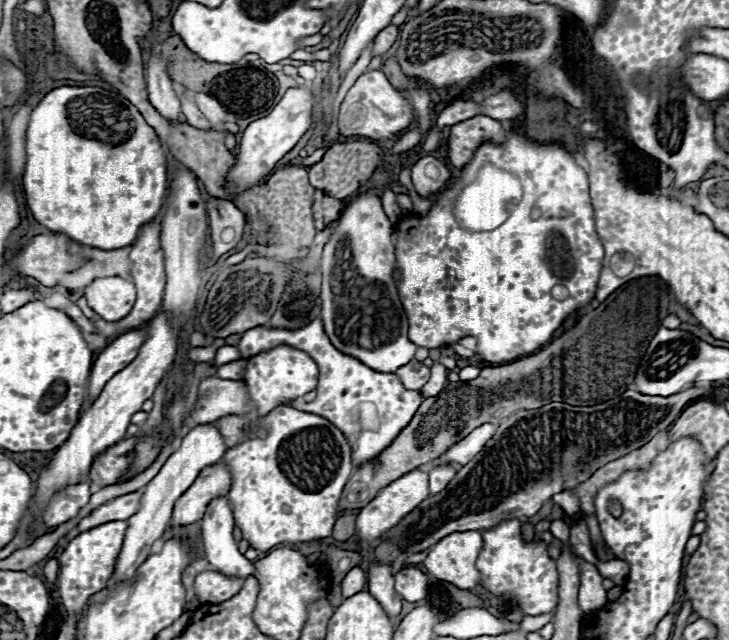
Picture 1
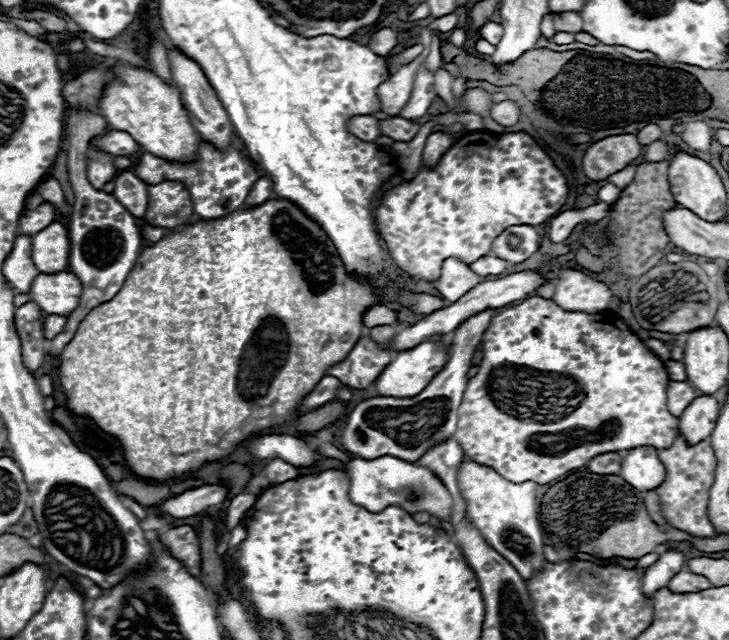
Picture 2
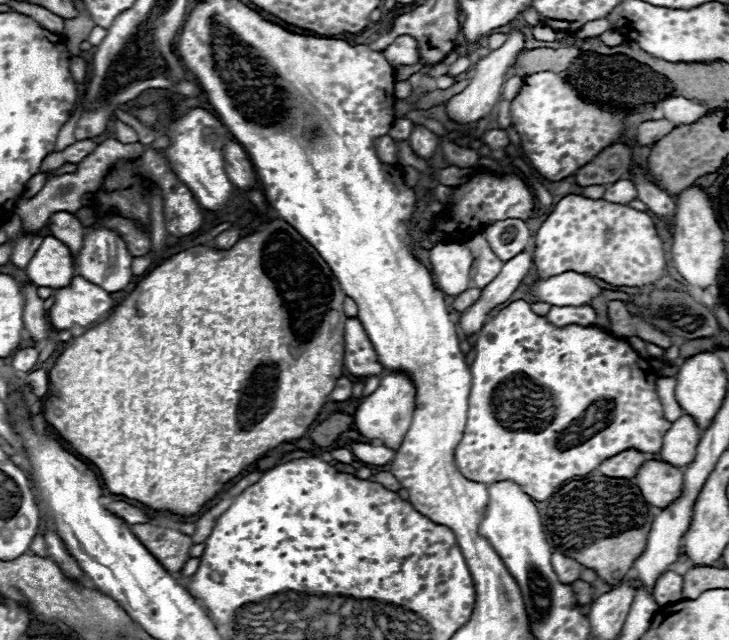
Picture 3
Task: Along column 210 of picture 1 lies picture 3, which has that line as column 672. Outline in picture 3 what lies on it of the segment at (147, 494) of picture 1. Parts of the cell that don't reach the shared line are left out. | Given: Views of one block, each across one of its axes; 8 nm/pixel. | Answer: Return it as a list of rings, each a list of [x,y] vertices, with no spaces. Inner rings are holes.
[[[688,414],[672,422],[672,428],[664,436],[660,458],[672,466],[684,468],[696,456],[696,446],[700,442],[700,428],[696,420]]]

